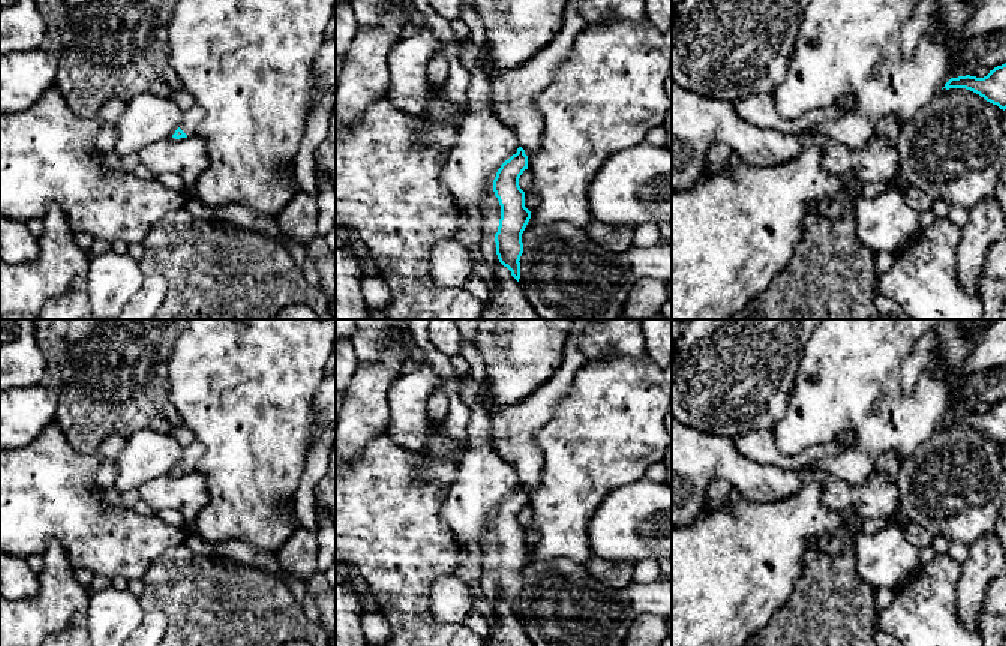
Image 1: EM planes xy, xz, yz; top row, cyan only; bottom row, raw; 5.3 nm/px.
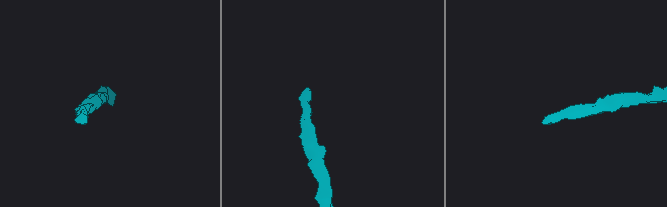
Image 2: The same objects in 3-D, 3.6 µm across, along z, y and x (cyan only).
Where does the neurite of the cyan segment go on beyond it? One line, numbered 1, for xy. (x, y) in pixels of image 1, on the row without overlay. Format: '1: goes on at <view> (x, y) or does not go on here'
1: goes on at xy (191, 454)

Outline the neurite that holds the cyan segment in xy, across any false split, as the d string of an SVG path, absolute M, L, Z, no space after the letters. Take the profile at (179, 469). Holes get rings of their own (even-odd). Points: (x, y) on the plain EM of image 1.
M198 441L183 448L181 460L175 466L172 474L180 475L180 474L193 472L196 468L196 462L202 457L204 451L205 451L204 447Z

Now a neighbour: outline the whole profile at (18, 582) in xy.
M0 552L0 594L15 601L31 600L39 594L39 576L27 559Z

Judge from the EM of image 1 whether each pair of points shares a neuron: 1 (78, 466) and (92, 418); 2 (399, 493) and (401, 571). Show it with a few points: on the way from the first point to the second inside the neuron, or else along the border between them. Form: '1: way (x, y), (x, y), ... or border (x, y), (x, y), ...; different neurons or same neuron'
1: border (60, 426), (65, 438), (77, 450), (98, 450); different neurons
2: way (399, 513), (399, 552); same neuron

